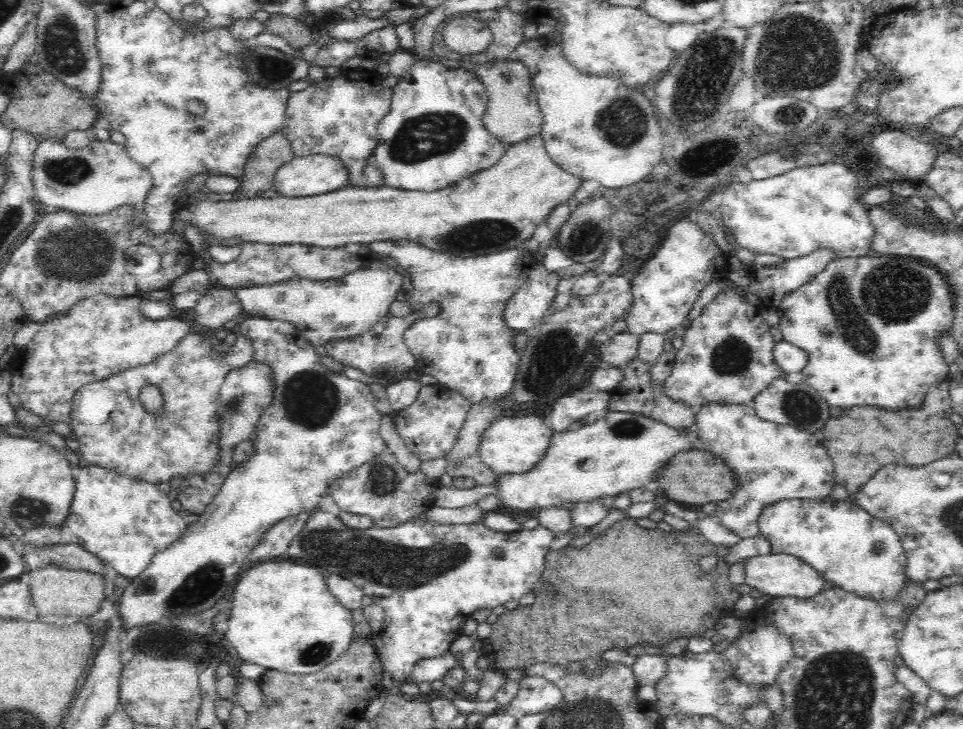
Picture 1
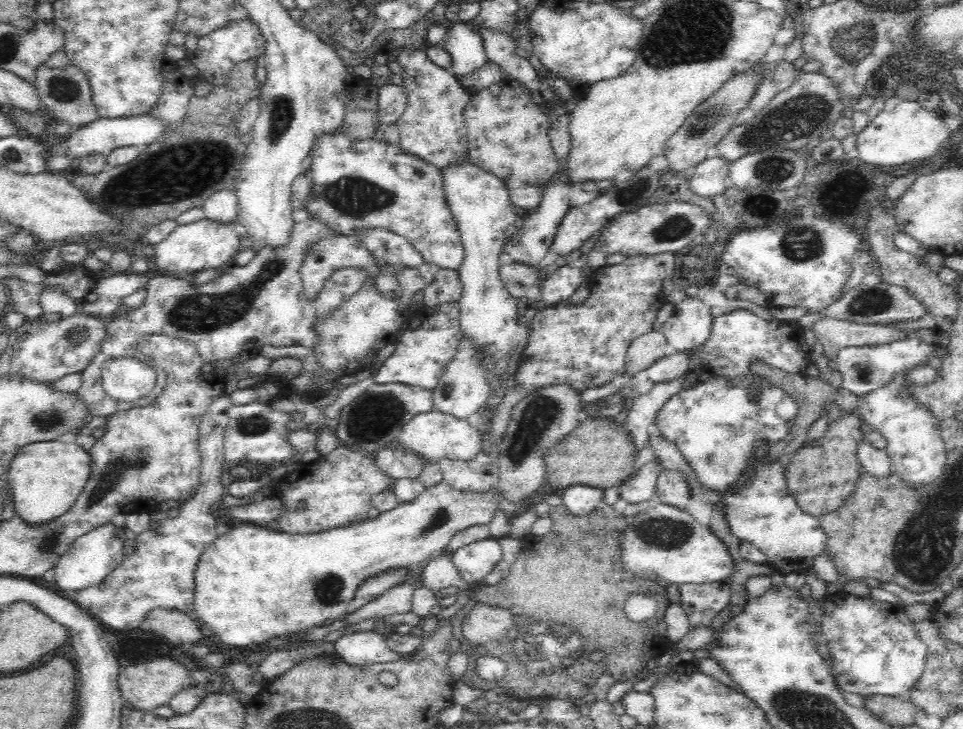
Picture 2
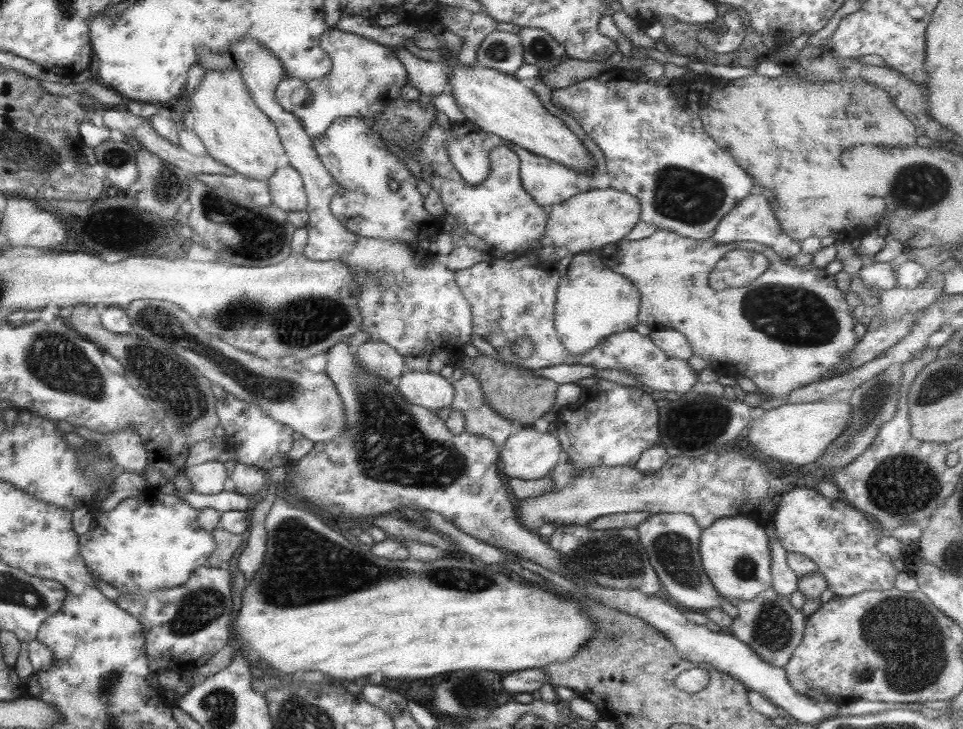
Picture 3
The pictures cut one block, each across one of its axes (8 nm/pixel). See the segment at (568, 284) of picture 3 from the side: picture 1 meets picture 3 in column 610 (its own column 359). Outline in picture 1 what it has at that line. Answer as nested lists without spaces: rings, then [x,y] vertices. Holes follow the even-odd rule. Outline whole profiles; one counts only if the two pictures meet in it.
[[[383,259],[372,261],[365,269],[342,278],[327,281],[292,279],[273,285],[238,288],[234,290],[234,297],[240,308],[252,316],[294,324],[301,339],[307,339],[317,348],[372,330],[389,314],[390,304],[398,300],[403,277],[396,269],[389,268]]]

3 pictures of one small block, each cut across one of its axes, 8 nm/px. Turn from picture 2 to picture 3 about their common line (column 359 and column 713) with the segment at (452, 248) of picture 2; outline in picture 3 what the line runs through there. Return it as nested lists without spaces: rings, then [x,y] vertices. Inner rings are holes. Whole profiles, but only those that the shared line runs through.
[[[613,66],[609,72],[603,70],[603,74],[593,78],[551,90],[550,101],[571,116],[585,136],[601,150],[609,186],[637,198],[639,221],[655,229],[673,231],[693,240],[709,239],[720,218],[742,198],[754,194],[753,178],[703,131],[697,110],[688,104],[685,88],[679,83],[665,84],[663,80],[646,78],[638,70]]]

